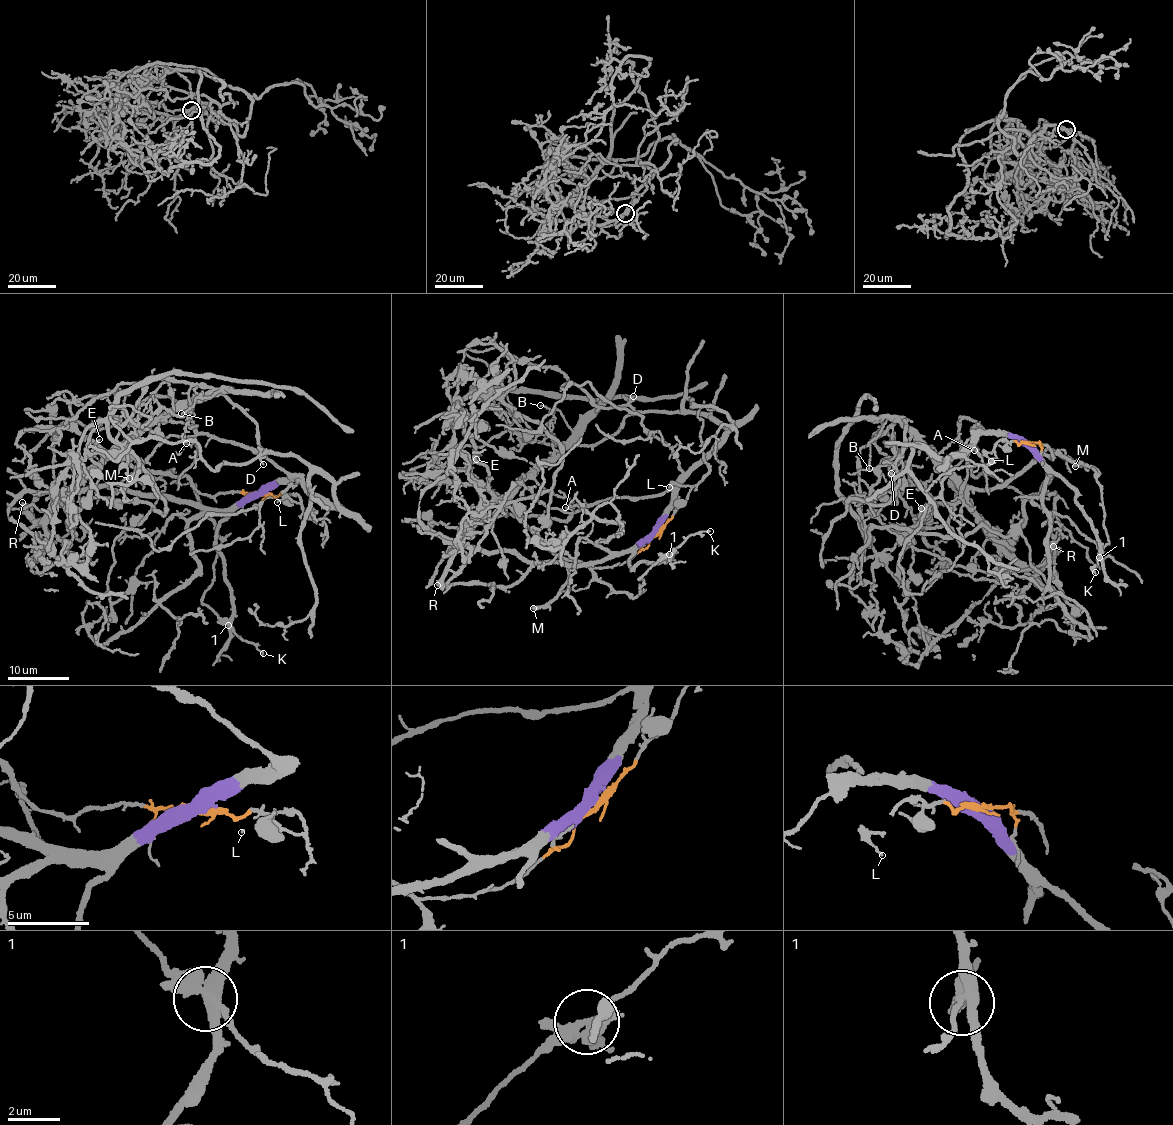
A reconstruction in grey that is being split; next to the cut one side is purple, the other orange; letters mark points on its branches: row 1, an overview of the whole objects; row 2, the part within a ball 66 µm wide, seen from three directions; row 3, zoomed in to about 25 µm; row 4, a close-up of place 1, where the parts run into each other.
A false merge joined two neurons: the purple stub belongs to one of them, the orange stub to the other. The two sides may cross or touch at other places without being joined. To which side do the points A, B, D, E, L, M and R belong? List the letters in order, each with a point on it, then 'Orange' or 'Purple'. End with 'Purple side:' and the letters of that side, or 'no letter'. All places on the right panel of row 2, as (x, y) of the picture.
A: Place: (974, 450). Purple
B: Place: (869, 468). Orange
D: Place: (891, 473). Purple
E: Place: (921, 508). Orange
L: Place: (991, 461). Orange
M: Place: (1075, 466). Orange
R: Place: (1053, 546). Orange
Purple side: A, D

